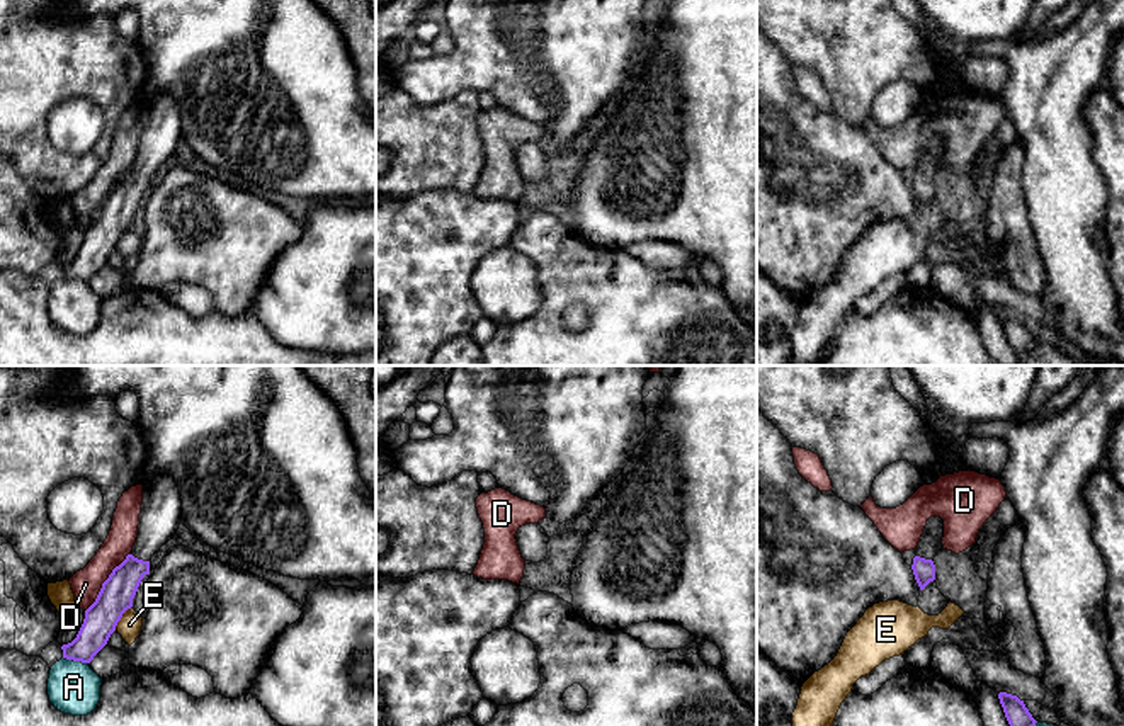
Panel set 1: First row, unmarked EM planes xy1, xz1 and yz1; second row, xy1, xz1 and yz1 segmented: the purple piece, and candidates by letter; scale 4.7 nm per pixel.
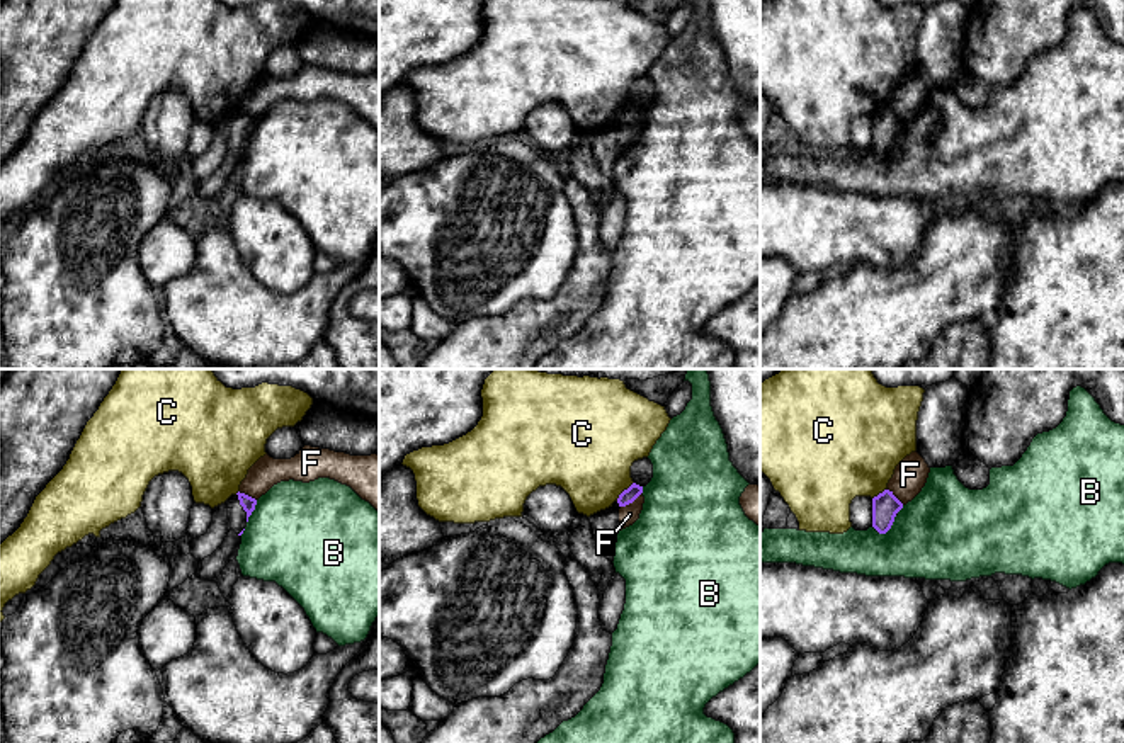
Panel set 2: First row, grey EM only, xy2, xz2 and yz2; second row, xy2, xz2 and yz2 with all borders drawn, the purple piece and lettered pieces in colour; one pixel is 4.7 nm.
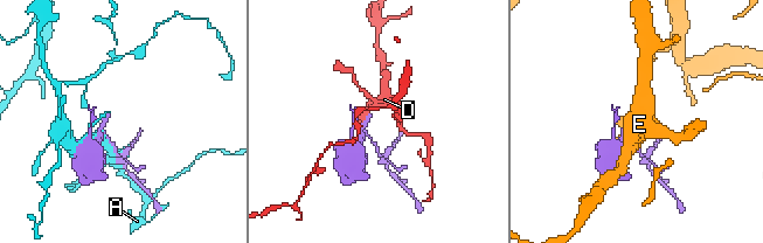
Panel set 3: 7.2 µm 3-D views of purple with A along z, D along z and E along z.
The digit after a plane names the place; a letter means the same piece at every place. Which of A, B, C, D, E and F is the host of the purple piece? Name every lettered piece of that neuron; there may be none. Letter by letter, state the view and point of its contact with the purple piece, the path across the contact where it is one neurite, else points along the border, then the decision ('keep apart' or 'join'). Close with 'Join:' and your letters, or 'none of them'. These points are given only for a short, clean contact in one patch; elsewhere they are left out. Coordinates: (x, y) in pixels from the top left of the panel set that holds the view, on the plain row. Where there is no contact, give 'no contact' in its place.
A: meets purple in xy1 at (75, 279); keep apart
B: meets purple in yz2 at (886, 150); border along yz2 (896, 135), (885, 152), (878, 152), (873, 147); keep apart
C: meets purple in xz2 at (623, 111); border along xz2 (633, 101), (616, 119); keep apart
D: meets purple in xy1 at (104, 201); border along xy1 (130, 172), (113, 189), (96, 220), (85, 230); keep apart
E: meets purple in xy1 at (121, 235); keep apart
F: meets purple in xz2 at (631, 121); border along xz2 (641, 111), (621, 126); keep apart
Join: none of them

